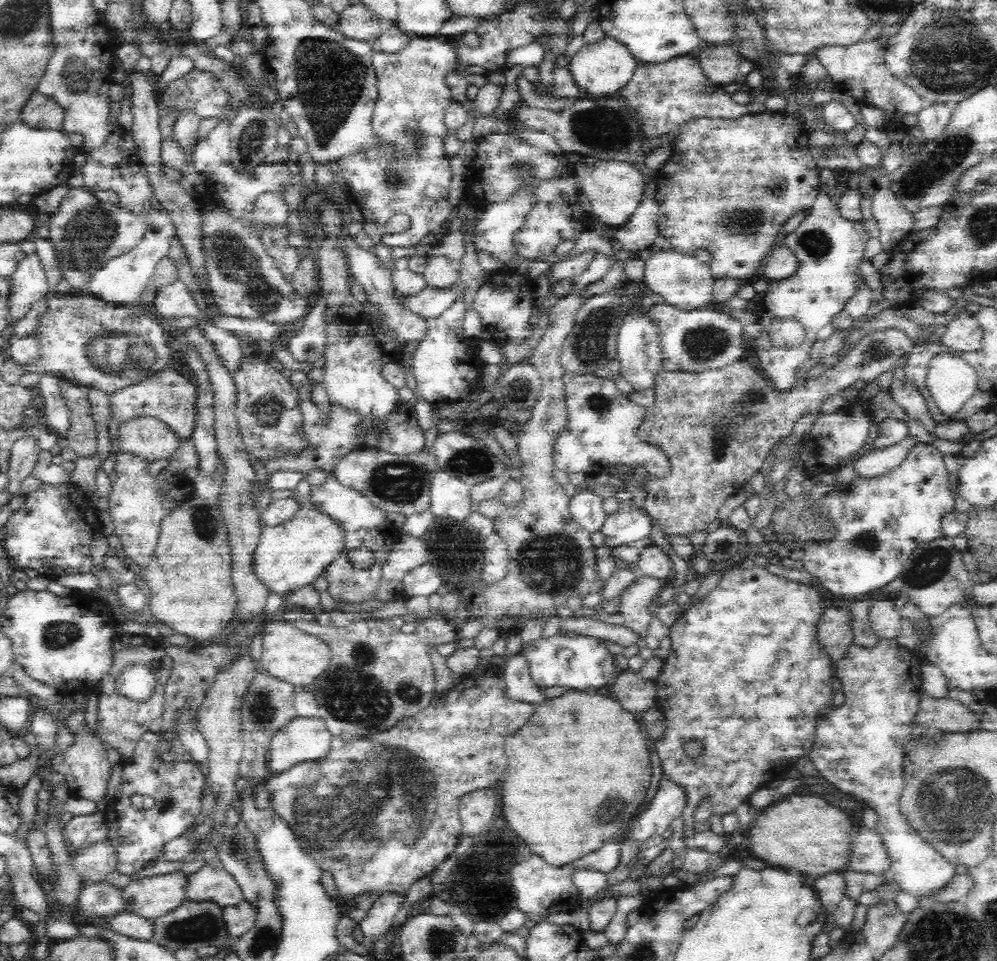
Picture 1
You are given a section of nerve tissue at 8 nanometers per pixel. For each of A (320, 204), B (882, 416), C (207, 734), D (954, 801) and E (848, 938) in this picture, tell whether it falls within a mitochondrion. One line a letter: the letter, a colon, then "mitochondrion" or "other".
A: mitochondrion
B: other
C: other
D: mitochondrion
E: other

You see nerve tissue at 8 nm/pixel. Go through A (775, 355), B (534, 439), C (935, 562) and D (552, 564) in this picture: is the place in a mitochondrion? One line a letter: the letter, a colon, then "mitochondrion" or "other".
A: other
B: other
C: mitochondrion
D: mitochondrion

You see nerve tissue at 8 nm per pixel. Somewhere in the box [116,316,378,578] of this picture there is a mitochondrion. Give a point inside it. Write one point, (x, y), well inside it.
(204, 523)

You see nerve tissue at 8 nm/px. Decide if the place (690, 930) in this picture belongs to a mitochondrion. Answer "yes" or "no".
no

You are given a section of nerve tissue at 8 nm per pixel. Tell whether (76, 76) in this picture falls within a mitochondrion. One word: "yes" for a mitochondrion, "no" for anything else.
yes

